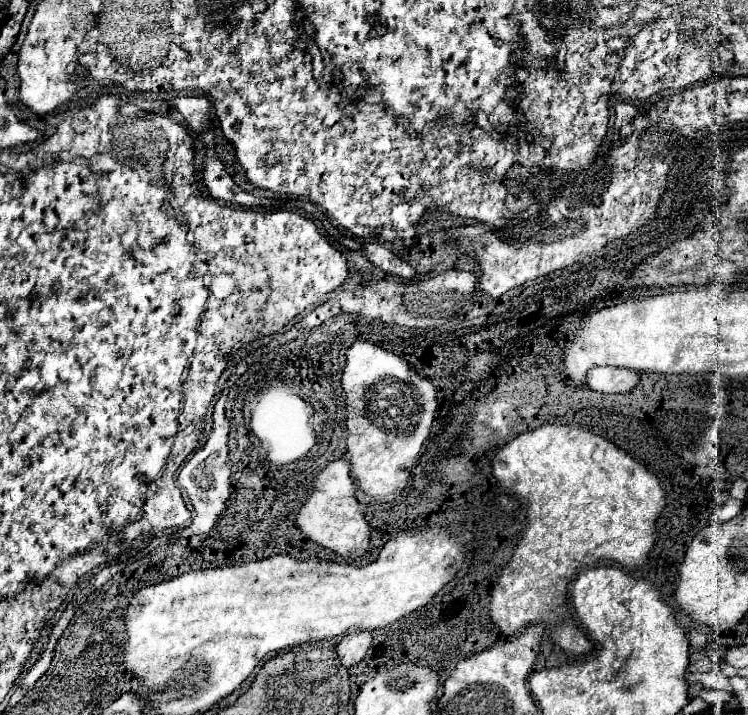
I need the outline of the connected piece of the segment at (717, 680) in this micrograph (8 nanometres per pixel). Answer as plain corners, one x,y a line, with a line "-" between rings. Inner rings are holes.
710,672
710,674
686,674
684,678
686,678
688,686
702,684
702,688
714,688
714,690
732,692
732,686
730,686
730,682
728,682
728,676
724,676
722,672

